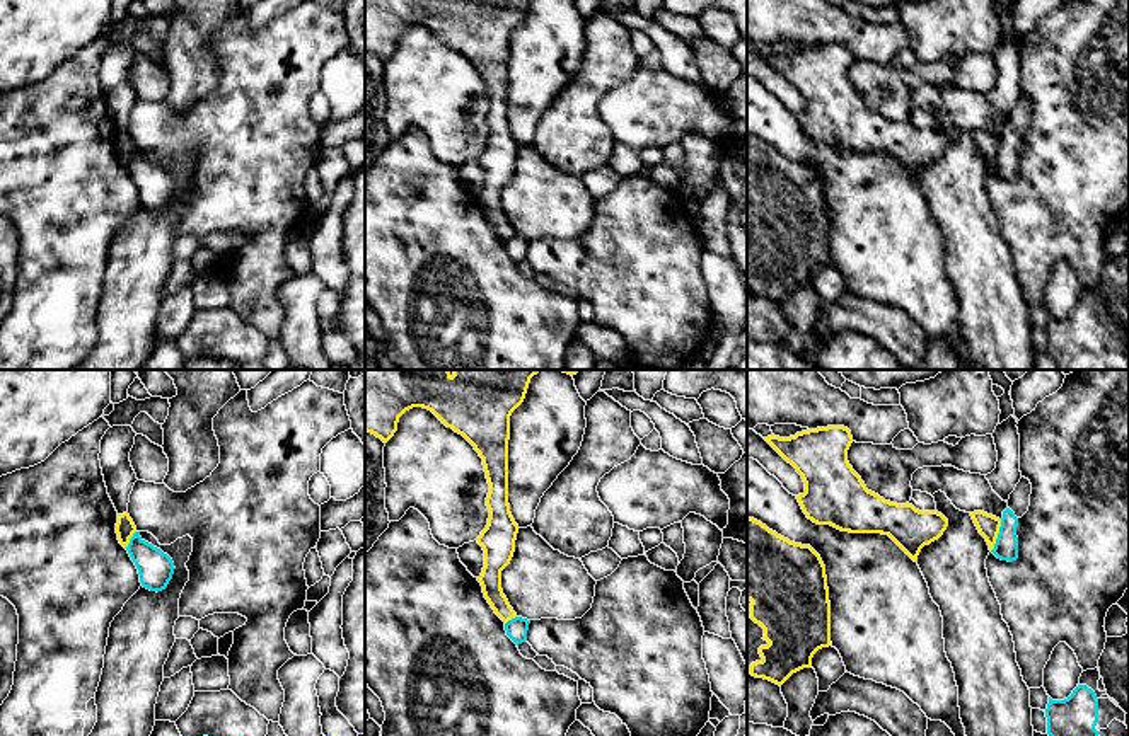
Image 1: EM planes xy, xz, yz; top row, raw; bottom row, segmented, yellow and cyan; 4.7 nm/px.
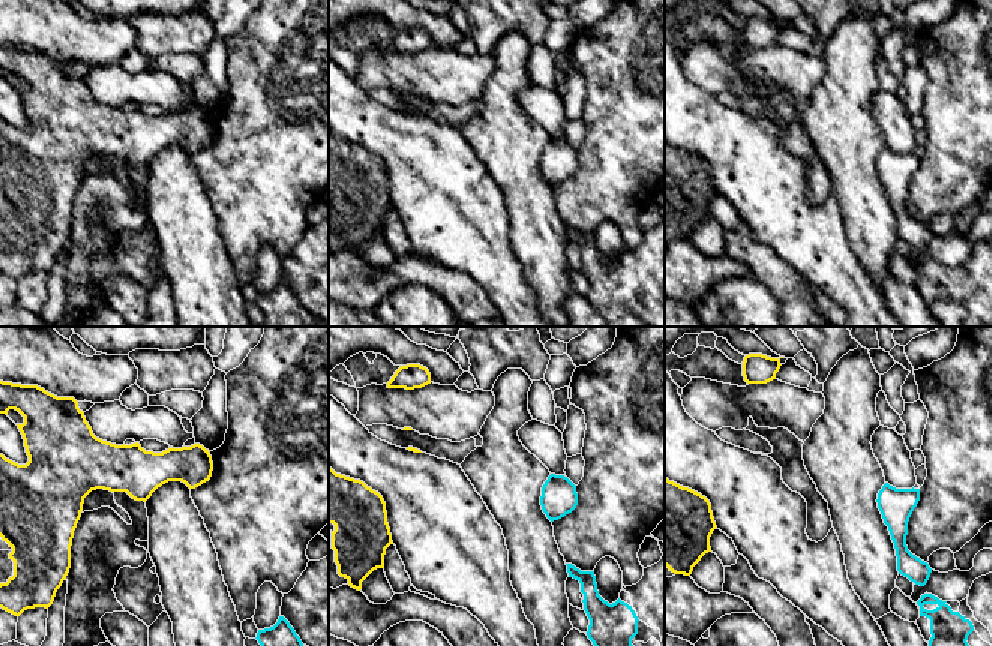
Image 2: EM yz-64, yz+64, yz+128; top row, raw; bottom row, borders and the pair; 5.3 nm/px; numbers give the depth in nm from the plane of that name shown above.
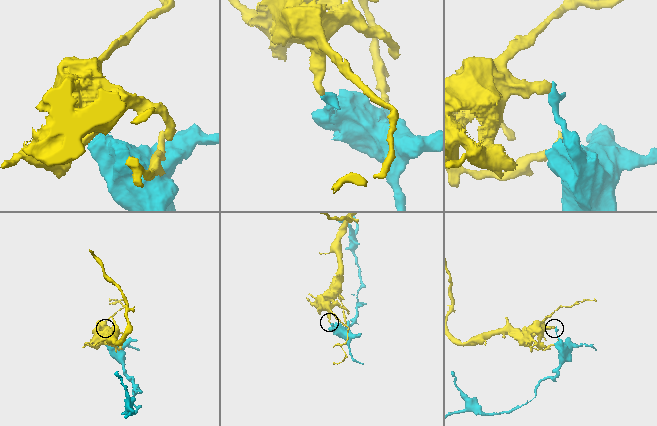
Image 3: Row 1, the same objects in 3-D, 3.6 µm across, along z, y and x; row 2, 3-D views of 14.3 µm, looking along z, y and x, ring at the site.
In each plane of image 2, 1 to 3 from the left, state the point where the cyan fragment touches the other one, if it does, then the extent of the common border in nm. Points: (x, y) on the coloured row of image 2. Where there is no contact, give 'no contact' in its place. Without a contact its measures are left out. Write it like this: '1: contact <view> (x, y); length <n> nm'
1: no contact
2: no contact
3: no contact

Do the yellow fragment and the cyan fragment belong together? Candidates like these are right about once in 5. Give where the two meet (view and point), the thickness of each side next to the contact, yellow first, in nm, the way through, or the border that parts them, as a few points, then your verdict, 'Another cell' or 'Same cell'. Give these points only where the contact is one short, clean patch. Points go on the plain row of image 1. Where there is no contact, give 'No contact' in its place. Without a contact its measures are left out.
Touches yellow at yz (996, 154). Thickness 110 nm (yellow) against 110 nm. Boundary: yz (1001, 138), (991, 169). Another cell

